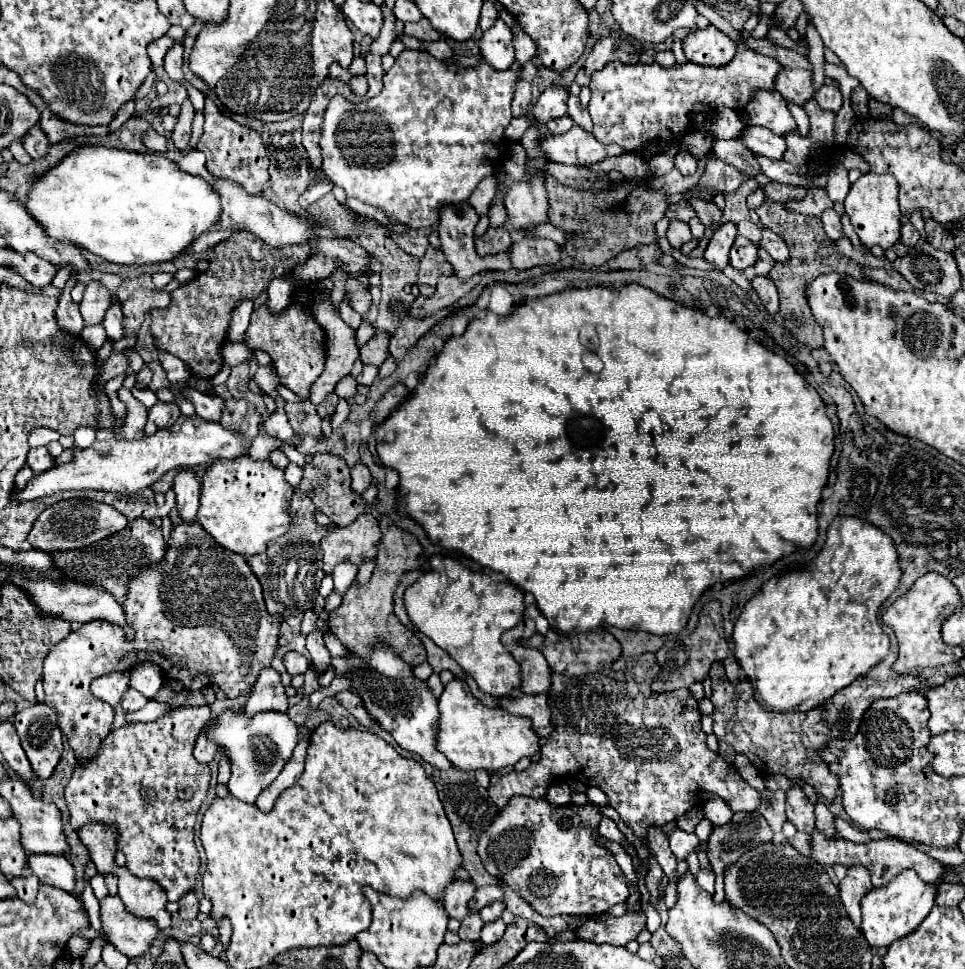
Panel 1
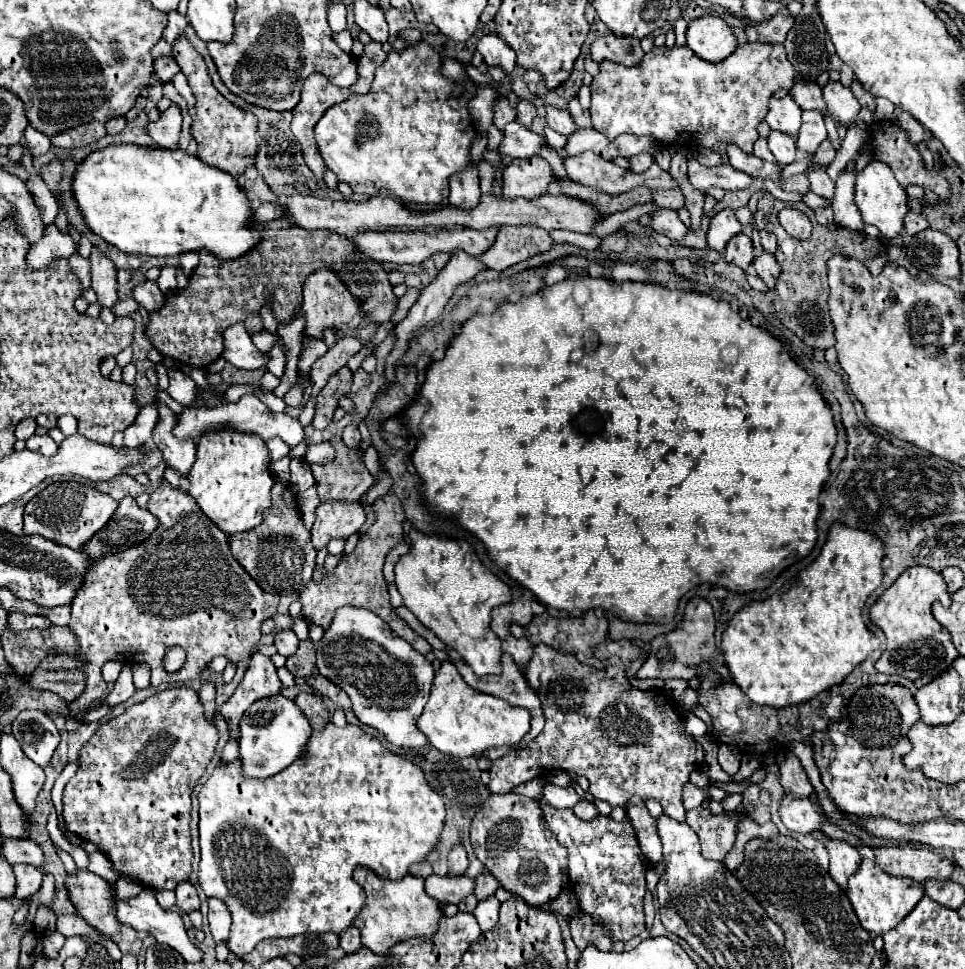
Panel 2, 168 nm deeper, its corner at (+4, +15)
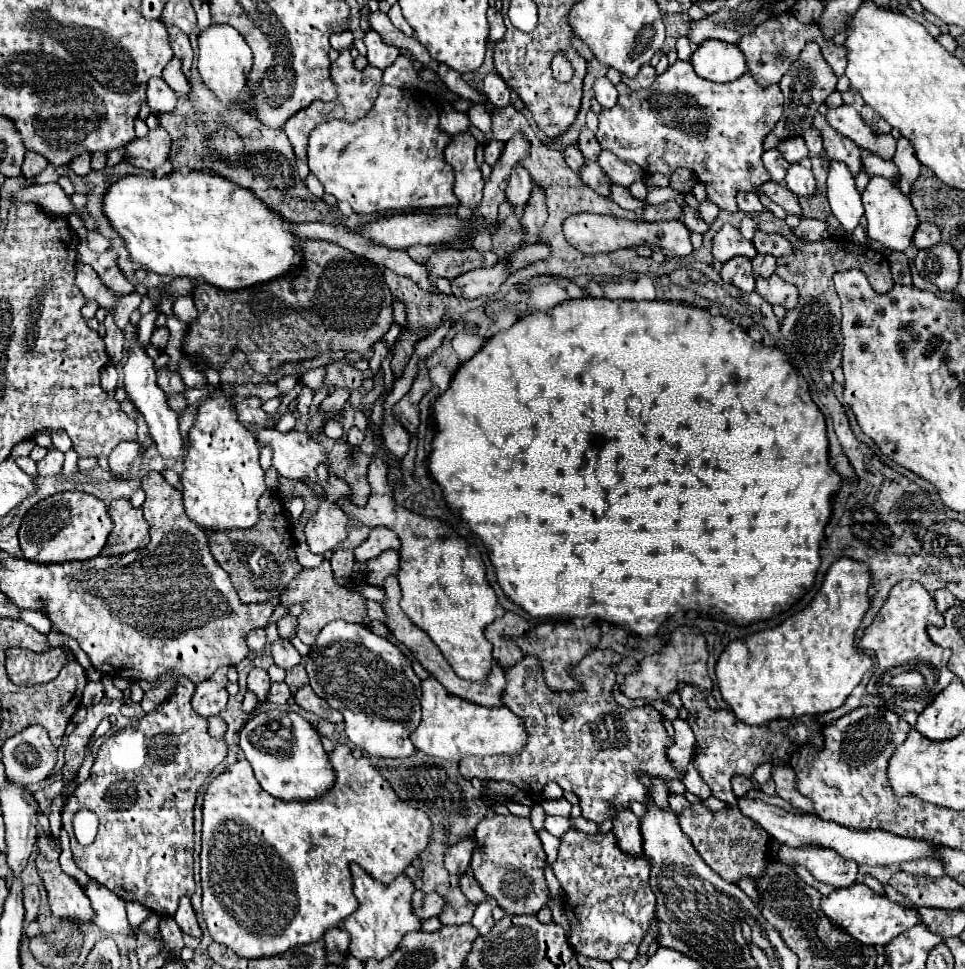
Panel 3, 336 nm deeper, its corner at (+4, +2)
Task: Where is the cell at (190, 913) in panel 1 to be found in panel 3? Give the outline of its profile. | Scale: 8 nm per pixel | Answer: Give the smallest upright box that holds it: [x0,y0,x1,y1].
[173,898,201,938]

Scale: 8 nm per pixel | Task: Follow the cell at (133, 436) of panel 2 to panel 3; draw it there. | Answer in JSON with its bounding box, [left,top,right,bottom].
[109,442,143,476]

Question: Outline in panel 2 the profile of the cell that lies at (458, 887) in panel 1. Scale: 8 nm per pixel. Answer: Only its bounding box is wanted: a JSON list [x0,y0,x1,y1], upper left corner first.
[447,845,469,875]

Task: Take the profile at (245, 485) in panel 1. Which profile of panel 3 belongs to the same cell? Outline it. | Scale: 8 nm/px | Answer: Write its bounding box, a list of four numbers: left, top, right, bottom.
[181,392,267,530]

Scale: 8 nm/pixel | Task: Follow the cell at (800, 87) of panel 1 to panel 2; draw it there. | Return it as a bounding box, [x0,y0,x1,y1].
[791,81,829,117]

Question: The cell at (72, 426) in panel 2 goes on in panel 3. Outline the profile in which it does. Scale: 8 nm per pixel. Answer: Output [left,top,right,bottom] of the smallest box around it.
[51,430,71,452]

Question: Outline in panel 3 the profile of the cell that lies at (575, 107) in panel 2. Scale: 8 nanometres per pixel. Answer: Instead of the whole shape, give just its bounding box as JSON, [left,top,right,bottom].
[579,126,601,160]

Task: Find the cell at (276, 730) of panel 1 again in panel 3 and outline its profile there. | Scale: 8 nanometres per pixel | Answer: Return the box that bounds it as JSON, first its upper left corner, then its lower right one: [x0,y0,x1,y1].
[239,710,335,800]

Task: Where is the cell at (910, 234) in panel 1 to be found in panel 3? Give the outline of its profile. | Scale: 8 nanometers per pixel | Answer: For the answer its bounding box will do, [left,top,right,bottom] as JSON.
[913,222,941,248]

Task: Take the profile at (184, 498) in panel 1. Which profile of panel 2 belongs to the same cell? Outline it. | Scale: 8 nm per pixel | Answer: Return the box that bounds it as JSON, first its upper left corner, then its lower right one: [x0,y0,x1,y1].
[153,399,195,475]

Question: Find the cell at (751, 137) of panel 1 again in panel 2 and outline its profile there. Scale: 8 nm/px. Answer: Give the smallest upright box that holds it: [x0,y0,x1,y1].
[769,131,797,165]

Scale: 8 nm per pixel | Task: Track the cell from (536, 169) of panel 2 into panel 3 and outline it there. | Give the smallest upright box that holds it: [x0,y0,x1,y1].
[505,164,533,210]

